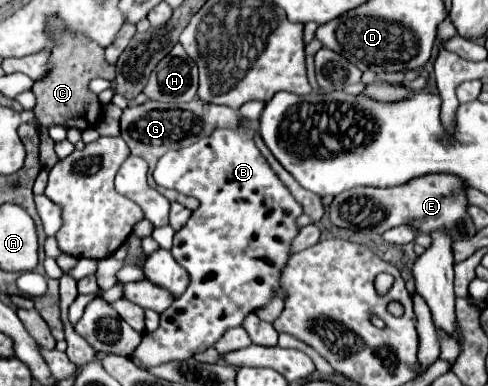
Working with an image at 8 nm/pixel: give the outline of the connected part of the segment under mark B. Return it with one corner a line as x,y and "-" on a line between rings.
244,121
244,127
236,131
214,131
210,137
204,137
192,147
164,153
154,169
154,179
158,185
196,197
200,201
200,207
174,235
172,245
174,259
190,273
190,285
160,315
160,327
152,333
142,333
142,343
130,355
130,359
138,361
146,369
170,361
184,361
196,353
206,351
216,343
216,339
220,339
226,329
238,327
248,313
266,305
274,293
280,293
280,297
284,299
284,291
280,291
278,283
280,267
284,267
284,263
288,261
288,243
298,231
298,225
294,221
302,211
296,199
292,199
290,191
280,183
280,179
276,179
276,173
270,169
270,165
254,145
254,129
256,127
250,121

